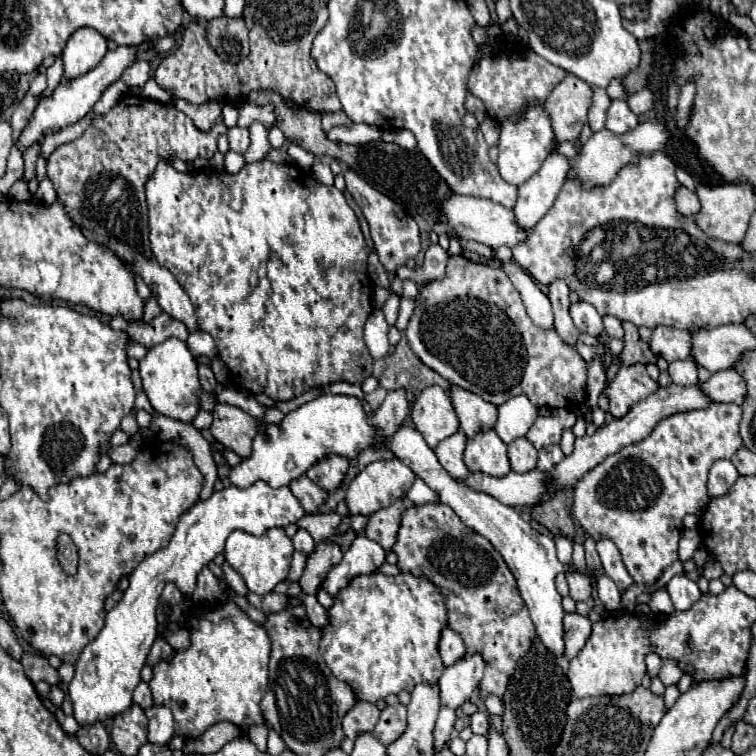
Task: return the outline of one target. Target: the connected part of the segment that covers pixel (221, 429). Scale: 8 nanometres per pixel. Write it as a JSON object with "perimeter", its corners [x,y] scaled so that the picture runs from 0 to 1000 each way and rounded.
{"perimeter":[[[287,534],[282,540],[282,561],[279,574],[287,585],[298,587],[298,593],[313,598],[319,606],[332,603],[332,585],[337,574],[351,569],[351,558],[337,556],[319,540],[303,534]]]}

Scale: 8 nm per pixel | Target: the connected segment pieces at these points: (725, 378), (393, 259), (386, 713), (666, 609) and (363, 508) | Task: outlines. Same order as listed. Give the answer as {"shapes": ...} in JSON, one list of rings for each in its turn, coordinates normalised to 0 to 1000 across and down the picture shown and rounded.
{"shapes":[[[[970,487],[946,492],[935,505],[927,508],[927,516],[940,532],[972,532],[980,534],[985,526],[985,505]]],[[[467,225],[456,228],[456,241],[459,241],[462,257],[472,267],[472,272],[478,275],[478,280],[480,280],[485,296],[488,296],[491,315],[493,315],[493,323],[496,323],[496,331],[501,336],[501,344],[504,344],[507,354],[512,360],[525,360],[525,354],[536,352],[536,347],[541,341],[549,341],[557,331],[557,312],[554,312],[552,294],[541,283],[536,283],[536,278],[528,270],[522,270],[515,259],[504,257],[493,246],[488,246]]],[[[533,931],[512,934],[509,939],[504,939],[504,950],[493,966],[493,974],[501,976],[509,987],[515,987],[520,979],[530,974],[530,968],[536,968],[536,958],[538,958],[538,937]]],[[[869,780],[869,783],[861,788],[858,802],[861,802],[864,810],[872,812],[872,815],[888,815],[888,812],[893,812],[893,802],[885,796],[885,786],[882,786],[880,780]]],[[[525,606],[491,611],[462,640],[456,653],[462,677],[491,683],[493,677],[512,672],[544,646],[549,632],[549,624],[544,619],[533,619]]]]}

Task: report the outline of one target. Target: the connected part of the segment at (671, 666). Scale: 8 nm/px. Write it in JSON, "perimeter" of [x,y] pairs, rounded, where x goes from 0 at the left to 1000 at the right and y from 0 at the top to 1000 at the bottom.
{"perimeter":[[[877,870],[877,881],[872,886],[872,897],[877,899],[880,907],[888,907],[888,905],[896,905],[898,897],[901,897],[903,886],[898,884],[896,873],[888,873],[888,870]]]}

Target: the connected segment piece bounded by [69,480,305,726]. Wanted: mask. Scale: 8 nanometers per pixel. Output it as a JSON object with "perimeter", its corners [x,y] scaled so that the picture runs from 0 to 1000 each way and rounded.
{"perimeter":[[[340,635],[335,643],[321,648],[303,643],[292,651],[282,651],[276,661],[261,664],[250,677],[245,677],[226,717],[202,735],[192,738],[176,754],[165,788],[142,810],[139,828],[128,844],[110,857],[104,876],[99,878],[99,894],[91,905],[99,952],[107,960],[120,960],[126,955],[152,950],[176,931],[176,913],[187,902],[187,884],[192,881],[197,857],[208,844],[205,807],[221,770],[229,770],[242,786],[255,786],[261,759],[295,730],[298,714],[308,701],[345,709],[356,698],[377,698],[380,693],[390,693],[401,680],[403,675],[385,653],[382,643],[358,646],[348,635]]]}

